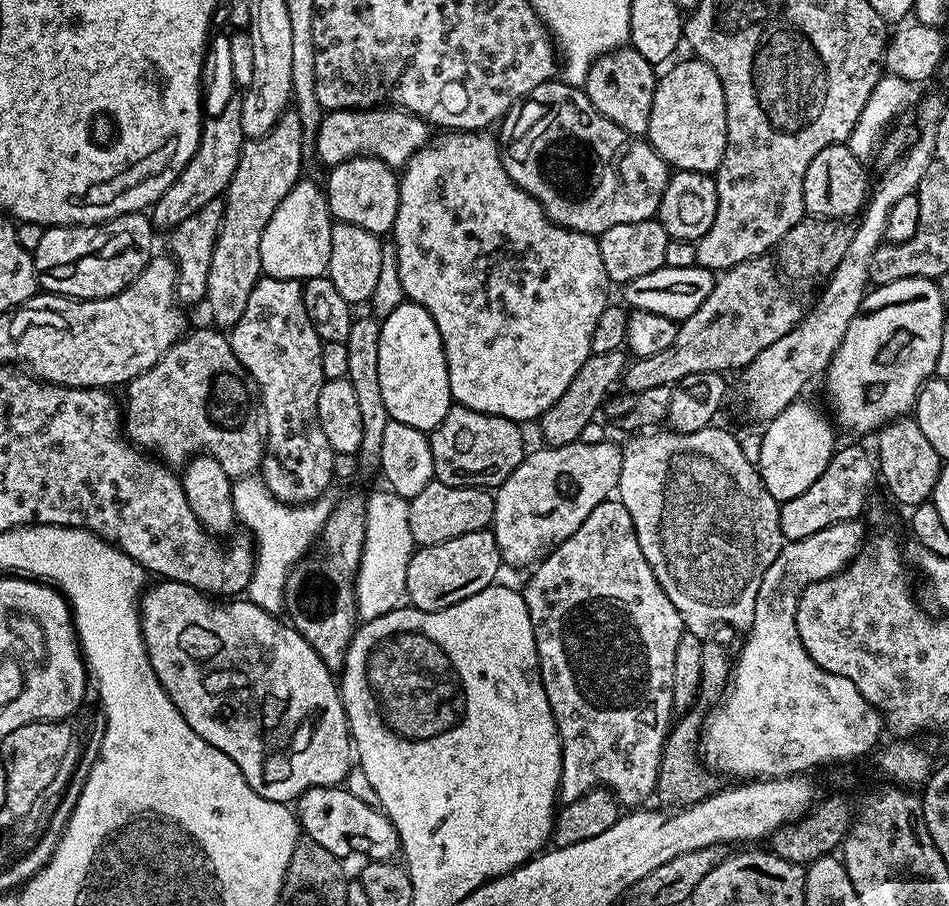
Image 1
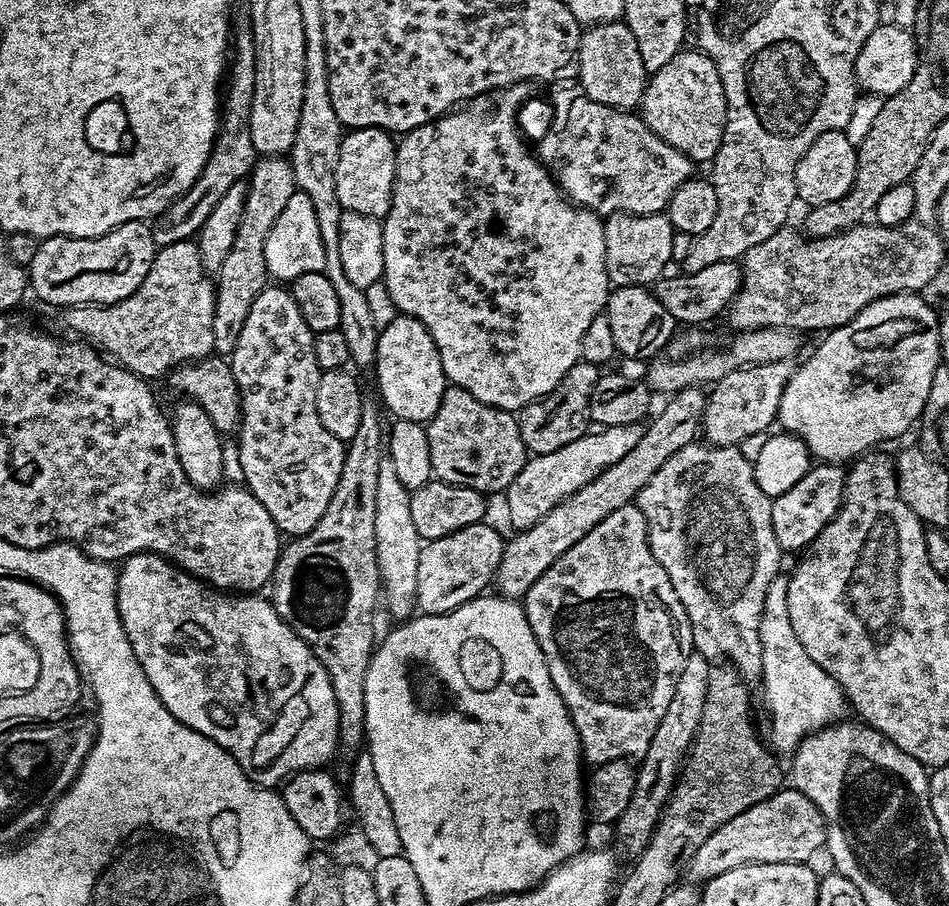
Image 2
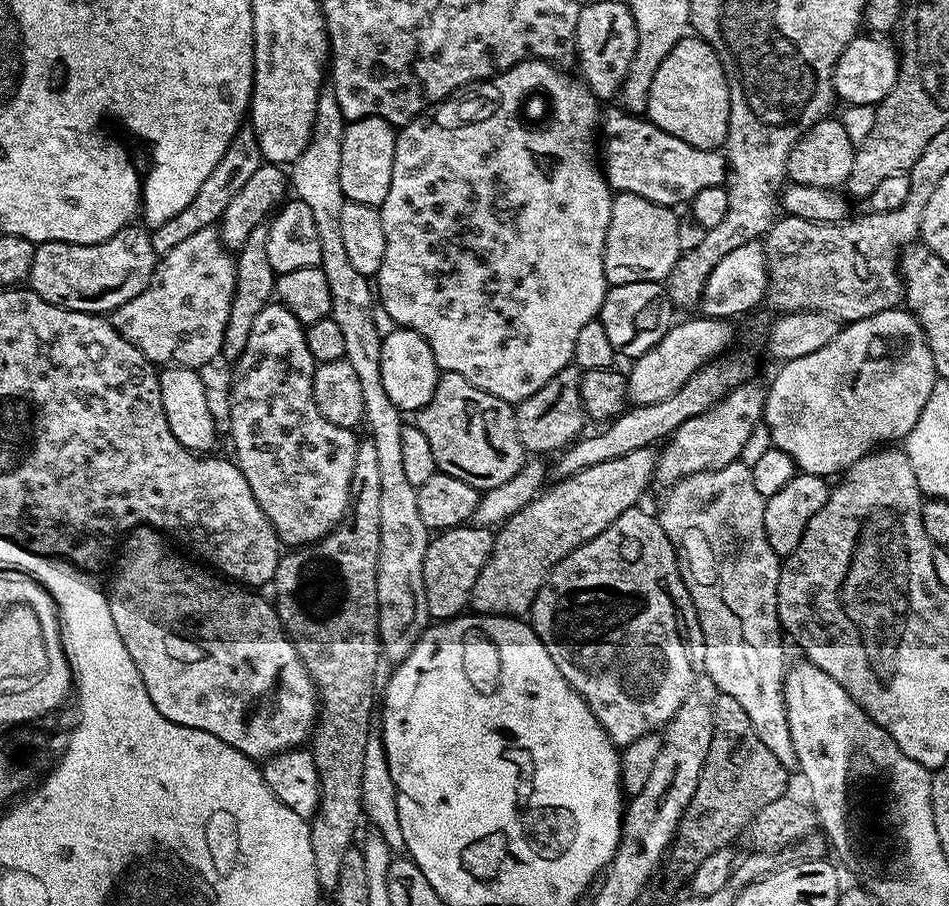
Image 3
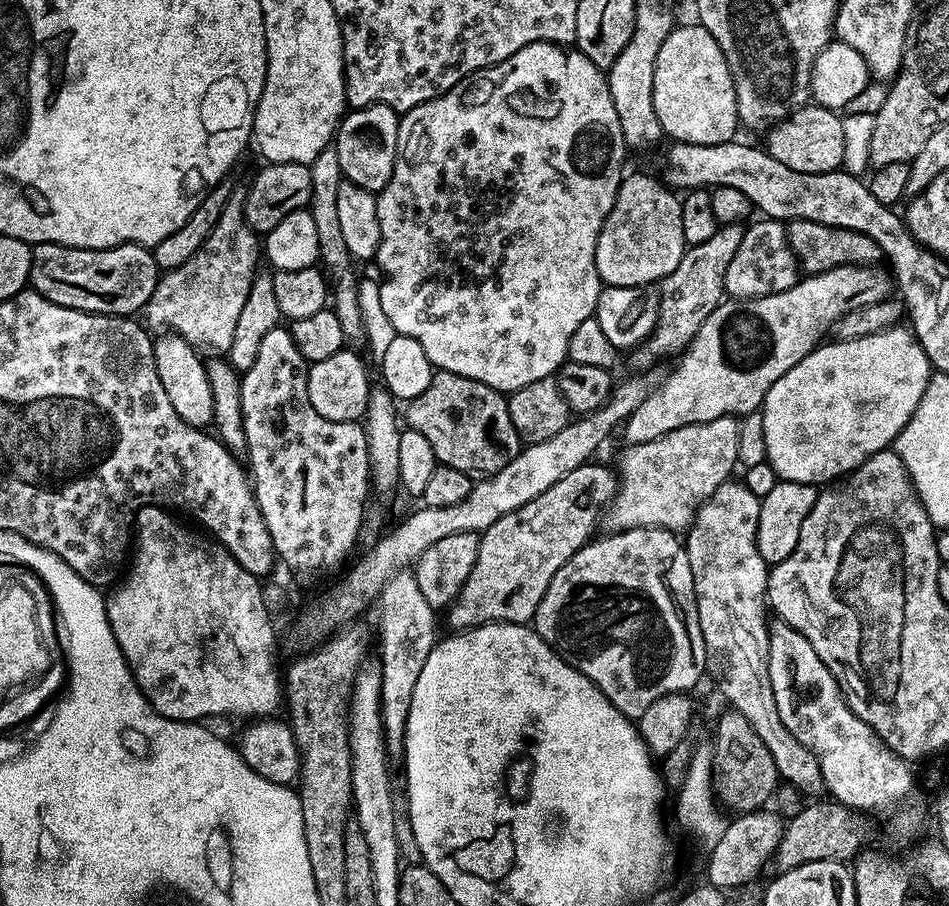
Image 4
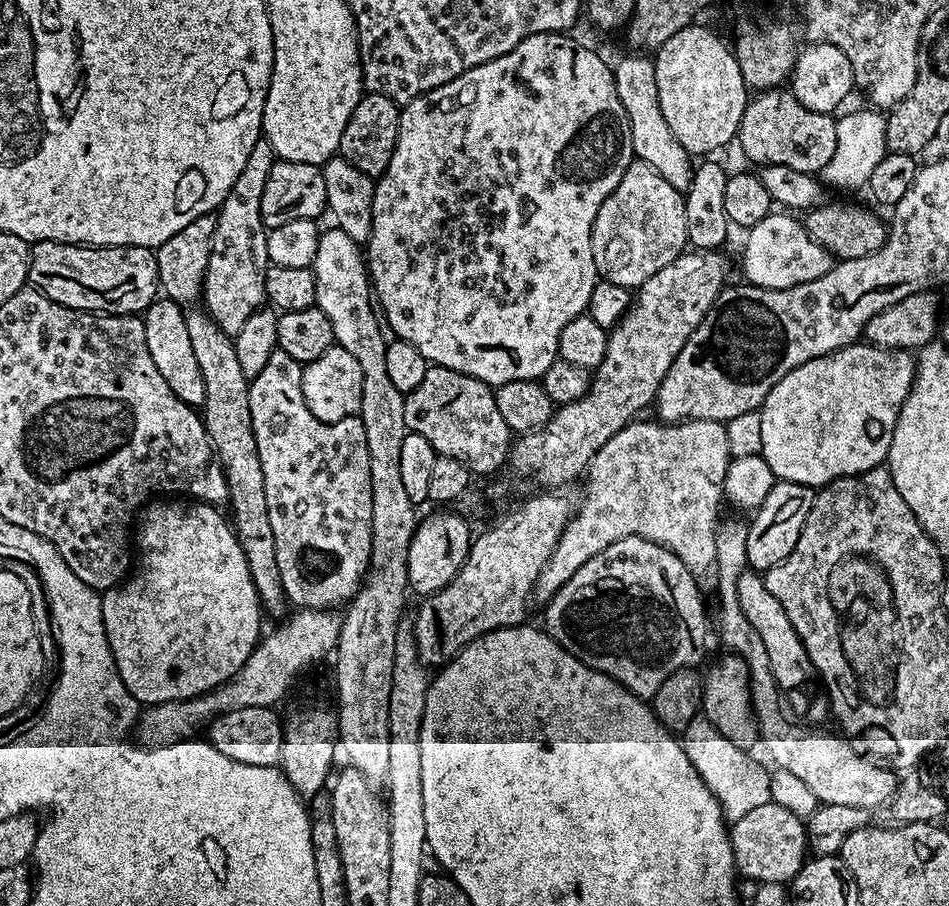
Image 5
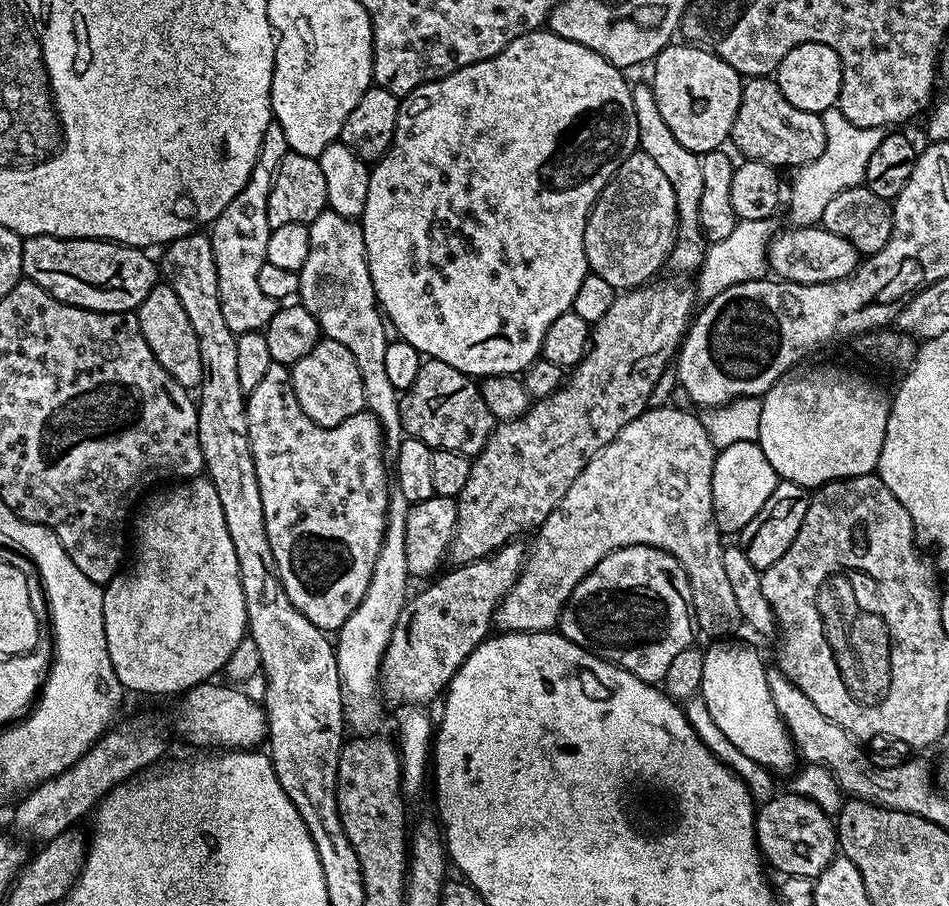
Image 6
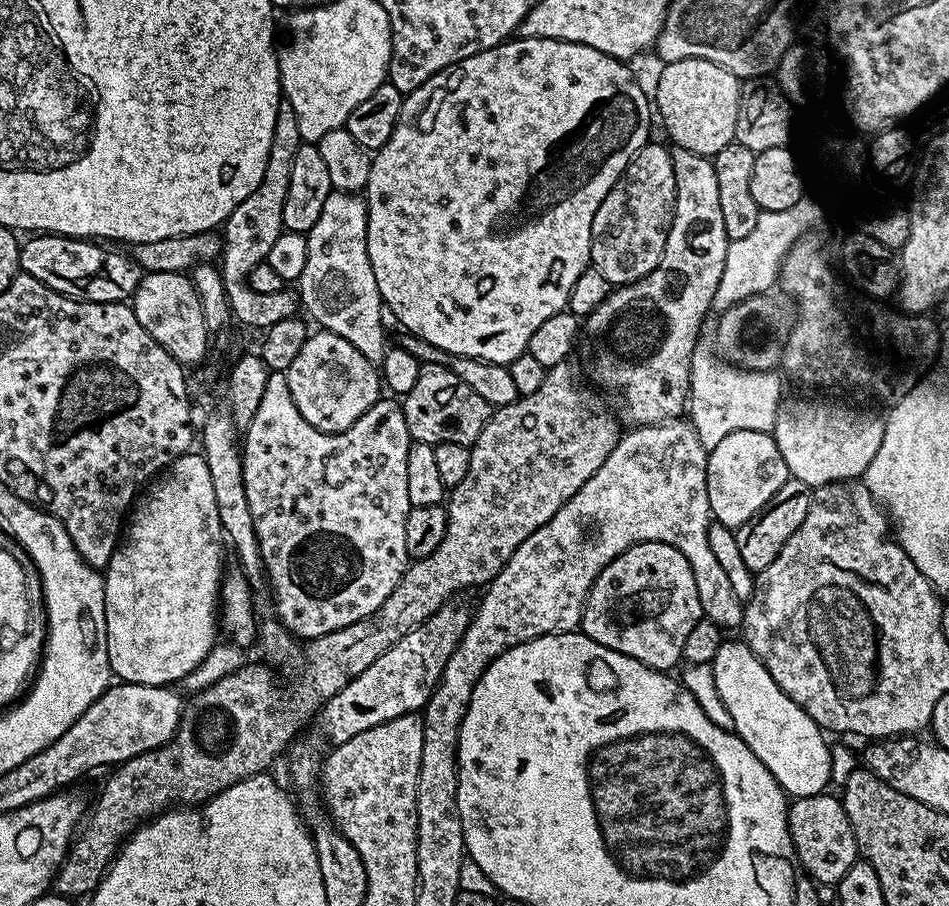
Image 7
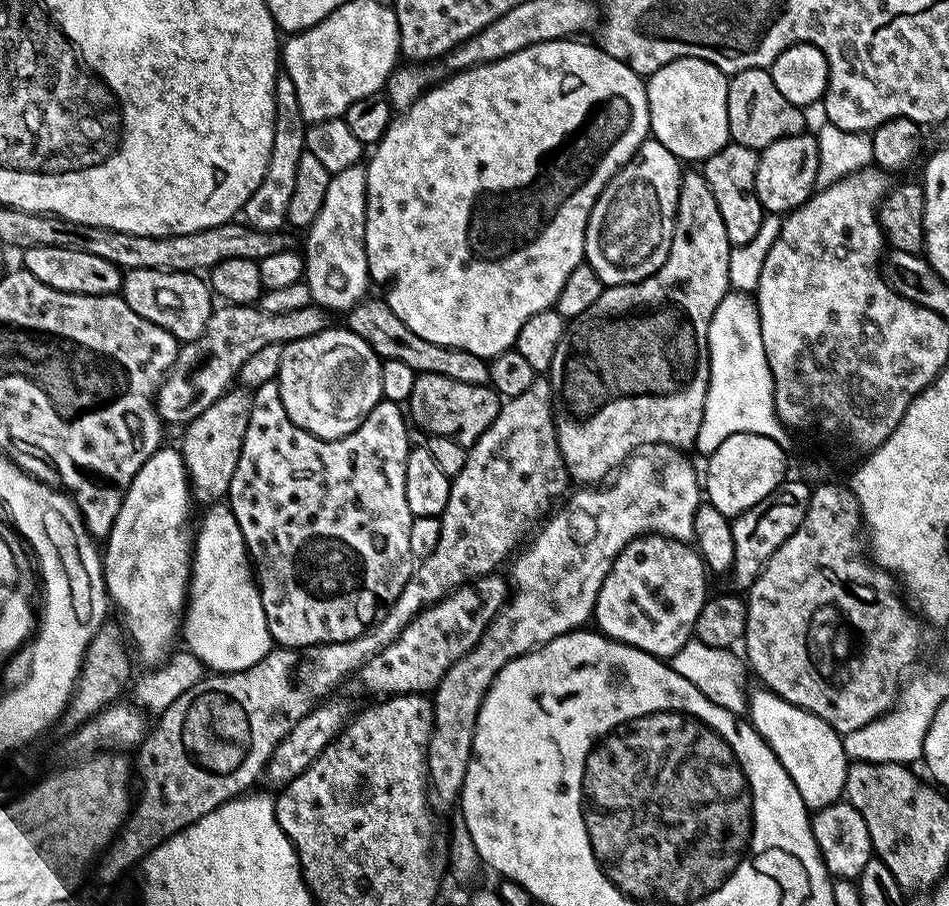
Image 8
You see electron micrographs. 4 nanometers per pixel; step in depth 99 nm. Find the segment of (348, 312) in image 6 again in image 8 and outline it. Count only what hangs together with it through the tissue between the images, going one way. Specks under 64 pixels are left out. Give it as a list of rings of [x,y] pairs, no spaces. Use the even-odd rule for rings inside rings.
[[[363,163],[350,170],[333,172],[330,186],[318,218],[307,228],[308,245],[302,248],[304,258],[303,283],[308,284],[307,295],[317,308],[350,310],[369,295],[370,277],[366,258],[366,174]]]

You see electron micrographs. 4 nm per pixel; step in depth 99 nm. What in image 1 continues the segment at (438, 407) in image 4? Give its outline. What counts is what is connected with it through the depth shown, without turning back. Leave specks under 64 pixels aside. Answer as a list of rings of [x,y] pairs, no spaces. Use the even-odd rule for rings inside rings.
[[[453,403],[442,422],[430,433],[434,454],[434,477],[446,486],[495,490],[524,461],[524,432],[515,420],[482,414]]]

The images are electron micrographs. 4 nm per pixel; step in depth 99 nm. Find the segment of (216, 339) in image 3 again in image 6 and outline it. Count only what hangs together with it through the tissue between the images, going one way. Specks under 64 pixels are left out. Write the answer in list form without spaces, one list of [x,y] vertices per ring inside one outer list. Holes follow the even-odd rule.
[[[275,122],[268,124],[260,153],[254,162],[254,170],[246,186],[238,190],[234,202],[230,202],[230,206],[226,206],[226,210],[222,210],[222,214],[218,214],[218,218],[210,225],[218,270],[222,318],[226,318],[226,326],[230,326],[230,330],[237,334],[259,332],[267,328],[278,307],[278,302],[267,294],[262,294],[262,289],[258,287],[258,270],[262,270],[266,262],[266,242],[273,230],[268,217],[270,190],[274,186],[278,166],[282,166],[282,158],[286,158],[289,150],[286,134],[282,134],[282,126]],[[244,236],[252,237],[247,240]]]

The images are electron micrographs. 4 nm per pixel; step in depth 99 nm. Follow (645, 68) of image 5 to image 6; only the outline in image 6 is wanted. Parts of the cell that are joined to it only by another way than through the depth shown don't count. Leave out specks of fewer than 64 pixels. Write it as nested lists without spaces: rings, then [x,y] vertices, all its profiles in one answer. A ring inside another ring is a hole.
[[[651,83],[631,85],[632,97],[634,98],[634,114],[638,118],[638,148],[639,151],[650,154],[650,158],[654,158],[654,163],[658,165],[658,170],[662,170],[662,174],[666,174],[666,178],[670,182],[670,186],[674,189],[674,202],[676,203],[676,241],[672,247],[672,255],[670,257],[670,268],[672,264],[673,273],[688,274],[684,272],[695,273],[701,267],[704,260],[706,249],[706,239],[704,228],[700,225],[699,203],[702,199],[702,166],[700,165],[701,157],[695,152],[686,150],[686,146],[682,146],[682,142],[678,142],[678,138],[674,138],[674,134],[670,134],[670,126],[666,126],[666,122],[662,118],[662,114],[658,110],[658,98],[654,98],[654,90]]]

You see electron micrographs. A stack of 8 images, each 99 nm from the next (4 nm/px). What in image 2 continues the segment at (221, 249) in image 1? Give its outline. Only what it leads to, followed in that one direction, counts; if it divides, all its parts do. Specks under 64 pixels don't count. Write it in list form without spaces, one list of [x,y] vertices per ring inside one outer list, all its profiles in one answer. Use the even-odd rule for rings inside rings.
[[[266,156],[257,159],[246,183],[248,185],[246,206],[242,212],[242,222],[238,226],[238,234],[234,236],[234,246],[230,246],[230,254],[226,254],[226,262],[222,262],[220,271],[214,276],[216,301],[214,302],[212,351],[221,358],[231,357],[234,346],[238,346],[242,326],[246,326],[250,306],[254,306],[254,298],[258,298],[258,294],[262,294],[262,290],[269,287],[266,237],[270,235],[274,222],[278,222],[278,214],[282,214],[290,194],[298,191],[292,161],[284,156]]]

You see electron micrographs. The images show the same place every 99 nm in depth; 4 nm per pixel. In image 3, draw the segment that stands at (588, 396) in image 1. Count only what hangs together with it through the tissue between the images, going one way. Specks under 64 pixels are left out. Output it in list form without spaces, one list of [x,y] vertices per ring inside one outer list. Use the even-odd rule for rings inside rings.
[[[575,366],[564,368],[558,374],[554,374],[554,378],[550,378],[550,382],[542,386],[542,390],[534,390],[530,398],[515,405],[518,438],[522,442],[525,453],[559,453],[585,431],[586,417],[582,406],[580,374],[581,369]]]

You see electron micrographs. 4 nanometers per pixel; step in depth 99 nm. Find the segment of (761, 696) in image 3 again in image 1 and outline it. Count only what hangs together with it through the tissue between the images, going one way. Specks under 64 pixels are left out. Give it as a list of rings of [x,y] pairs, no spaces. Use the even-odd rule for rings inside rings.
[[[709,426],[693,432],[656,430],[651,434],[636,434],[629,439],[632,441],[628,445],[626,443],[623,445],[620,453],[618,499],[624,503],[626,510],[630,510],[630,518],[634,522],[634,530],[638,534],[638,546],[642,546],[642,554],[646,554],[646,562],[650,562],[650,570],[654,570],[654,578],[658,578],[666,598],[670,598],[670,602],[674,602],[685,629],[701,638],[707,636],[720,624],[728,624],[737,630],[747,630],[752,625],[754,602],[758,598],[758,586],[762,586],[762,574],[766,574],[770,562],[774,562],[774,558],[778,558],[781,548],[786,543],[780,529],[781,501],[775,500],[770,494],[770,490],[766,490],[760,477],[759,467],[746,460],[746,454],[742,454],[739,439],[735,435],[732,437],[726,429],[716,427]]]

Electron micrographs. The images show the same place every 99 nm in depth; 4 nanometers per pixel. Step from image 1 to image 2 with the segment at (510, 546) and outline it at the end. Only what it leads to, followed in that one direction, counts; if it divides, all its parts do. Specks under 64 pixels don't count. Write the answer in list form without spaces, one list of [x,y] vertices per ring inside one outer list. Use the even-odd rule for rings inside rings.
[[[643,423],[630,426],[610,426],[604,428],[602,434],[585,432],[582,438],[574,438],[574,442],[561,446],[558,450],[550,450],[550,454],[532,456],[525,459],[522,470],[514,478],[514,482],[506,490],[508,496],[508,520],[513,529],[519,530],[534,526],[558,502],[570,498],[578,490],[582,490],[594,478],[598,478],[614,462],[626,458],[638,441],[642,439],[645,425]]]

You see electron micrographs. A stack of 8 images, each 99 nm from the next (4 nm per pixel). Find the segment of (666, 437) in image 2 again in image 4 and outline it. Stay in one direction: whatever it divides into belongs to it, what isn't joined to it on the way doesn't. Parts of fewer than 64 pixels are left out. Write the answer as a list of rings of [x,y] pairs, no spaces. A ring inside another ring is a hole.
[[[589,462],[578,466],[578,470],[570,470],[566,478],[558,478],[550,490],[542,490],[534,502],[526,502],[518,510],[498,518],[494,526],[487,528],[480,536],[478,558],[474,558],[474,570],[470,570],[470,578],[462,586],[458,598],[447,609],[449,629],[463,630],[477,628],[483,624],[528,624],[535,621],[536,611],[542,602],[542,594],[546,594],[546,586],[550,586],[550,578],[562,570],[568,559],[593,539],[596,524],[601,523],[602,513],[611,500],[616,497],[618,476],[604,464]]]

